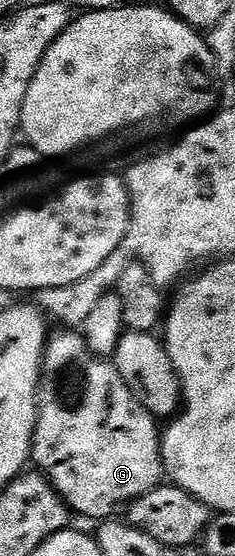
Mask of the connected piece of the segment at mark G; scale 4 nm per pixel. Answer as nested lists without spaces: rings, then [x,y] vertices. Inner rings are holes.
[[[62,332],[49,339],[43,363],[44,377],[40,383],[40,409],[34,433],[32,462],[50,479],[55,492],[61,494],[75,515],[110,520],[118,506],[142,498],[157,486],[163,485],[162,434],[159,419],[153,418],[132,396],[132,388],[124,384],[113,361],[94,354],[85,337],[78,332]]]

